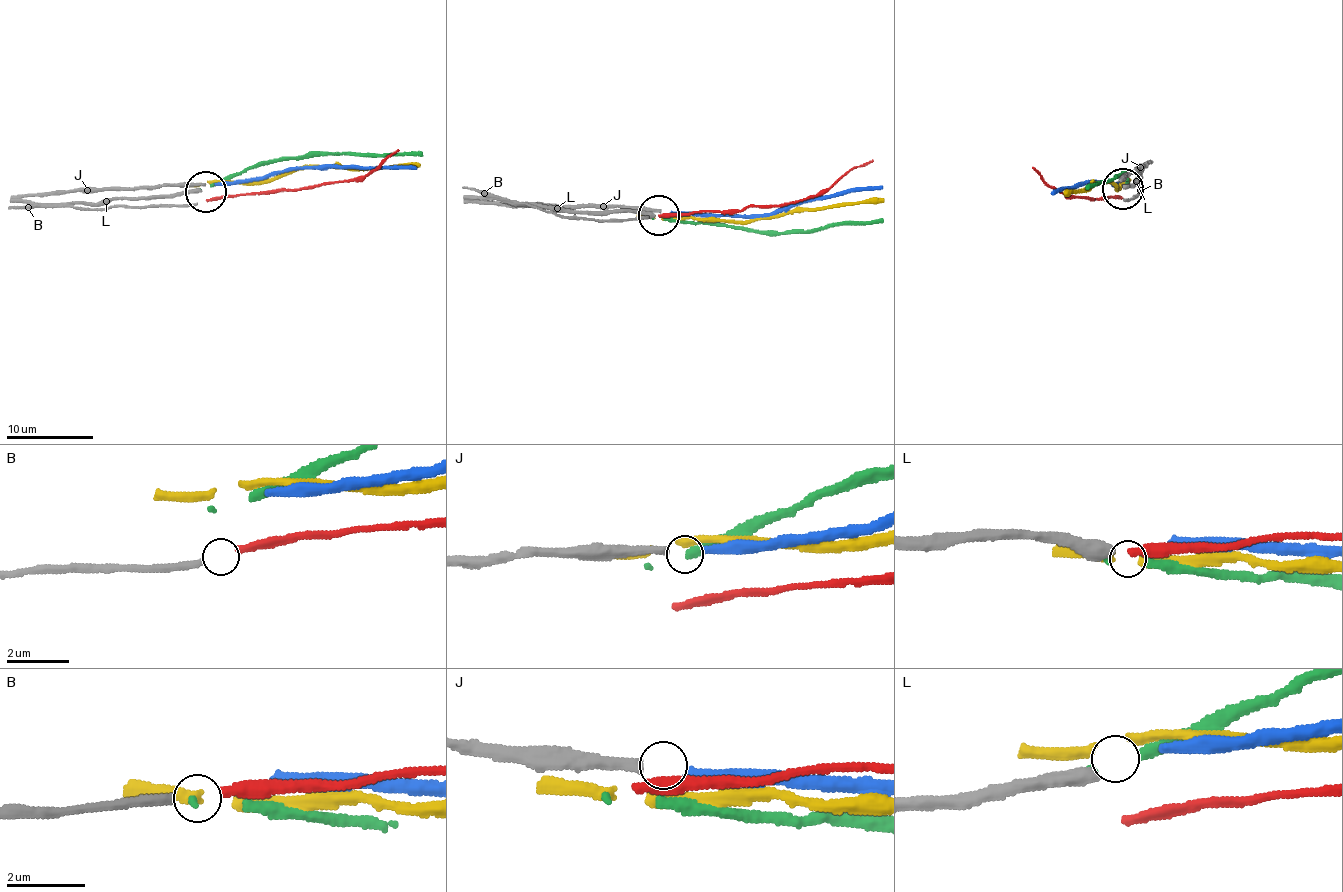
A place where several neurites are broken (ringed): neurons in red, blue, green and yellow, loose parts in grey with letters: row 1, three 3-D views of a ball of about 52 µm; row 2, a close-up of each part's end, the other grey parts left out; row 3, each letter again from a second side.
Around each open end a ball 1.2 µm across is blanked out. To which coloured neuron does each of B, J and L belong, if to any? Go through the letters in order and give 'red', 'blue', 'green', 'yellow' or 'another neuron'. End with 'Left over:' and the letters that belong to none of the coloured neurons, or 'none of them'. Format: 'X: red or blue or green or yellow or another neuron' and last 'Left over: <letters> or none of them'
B: red
J: blue
L: green
Left over: none of them

